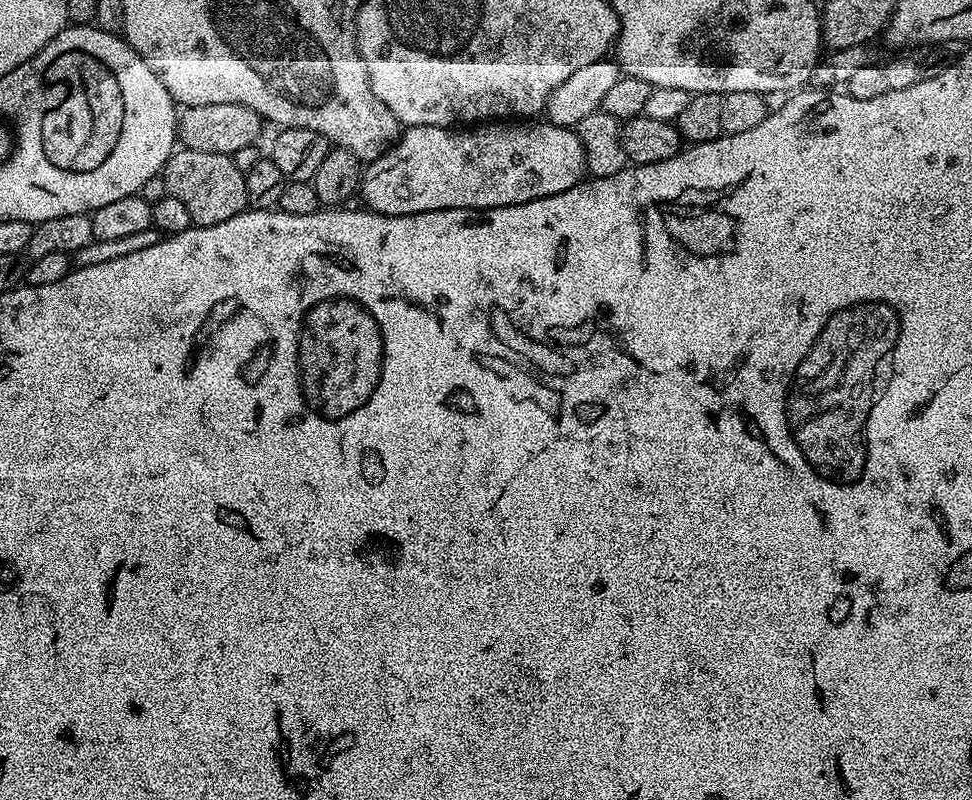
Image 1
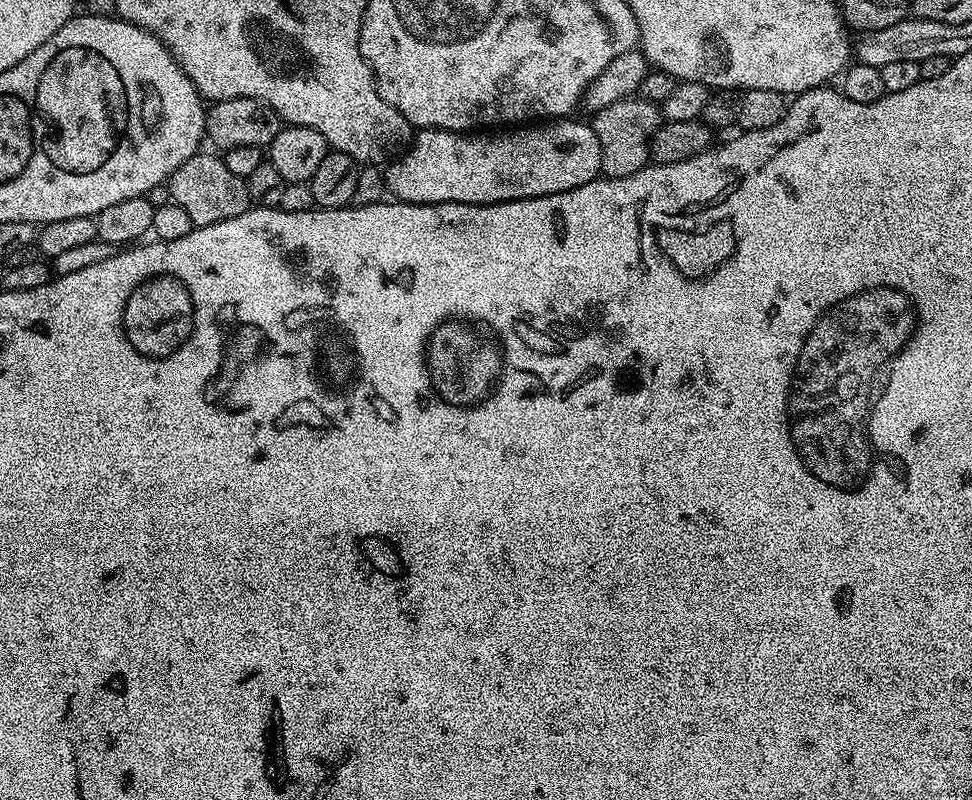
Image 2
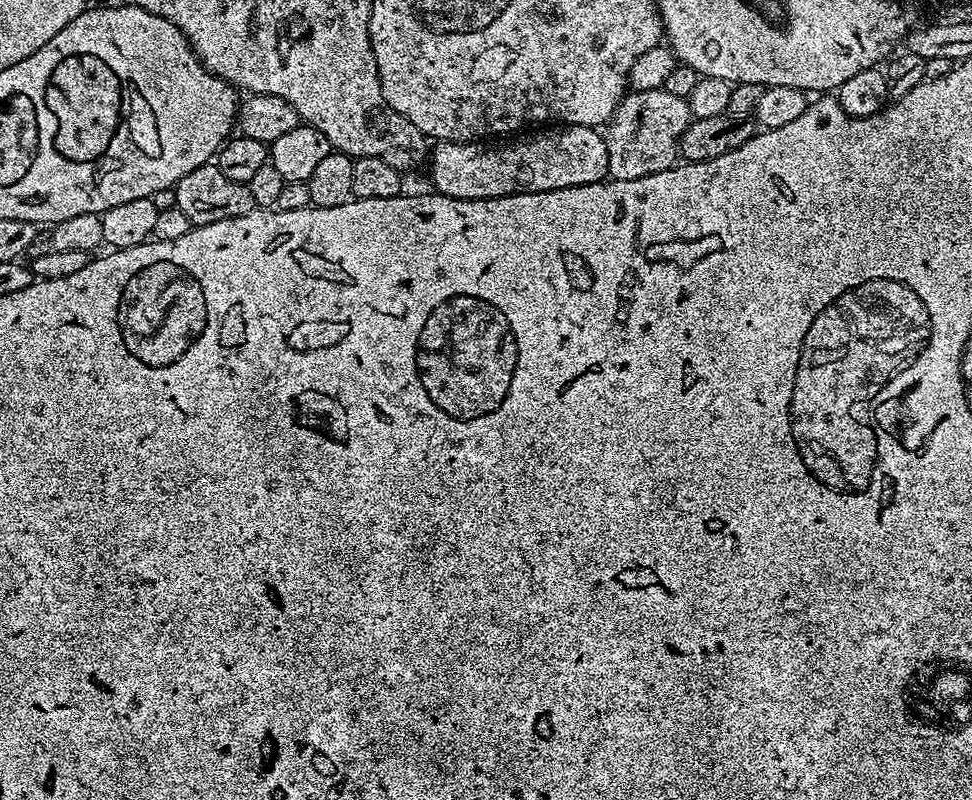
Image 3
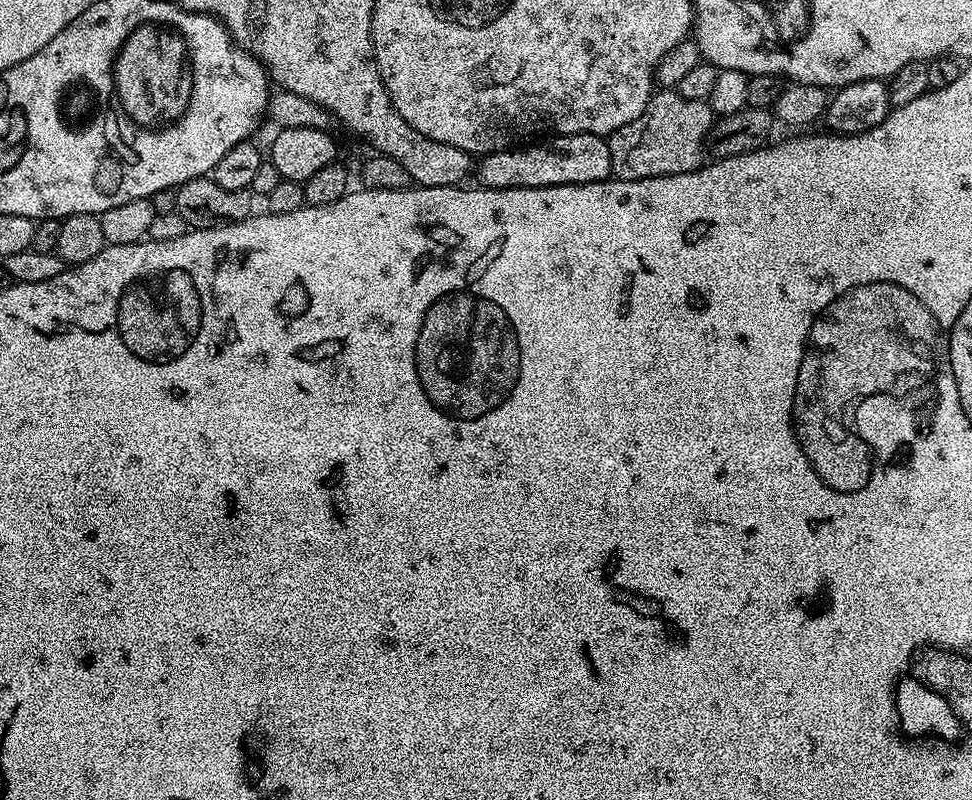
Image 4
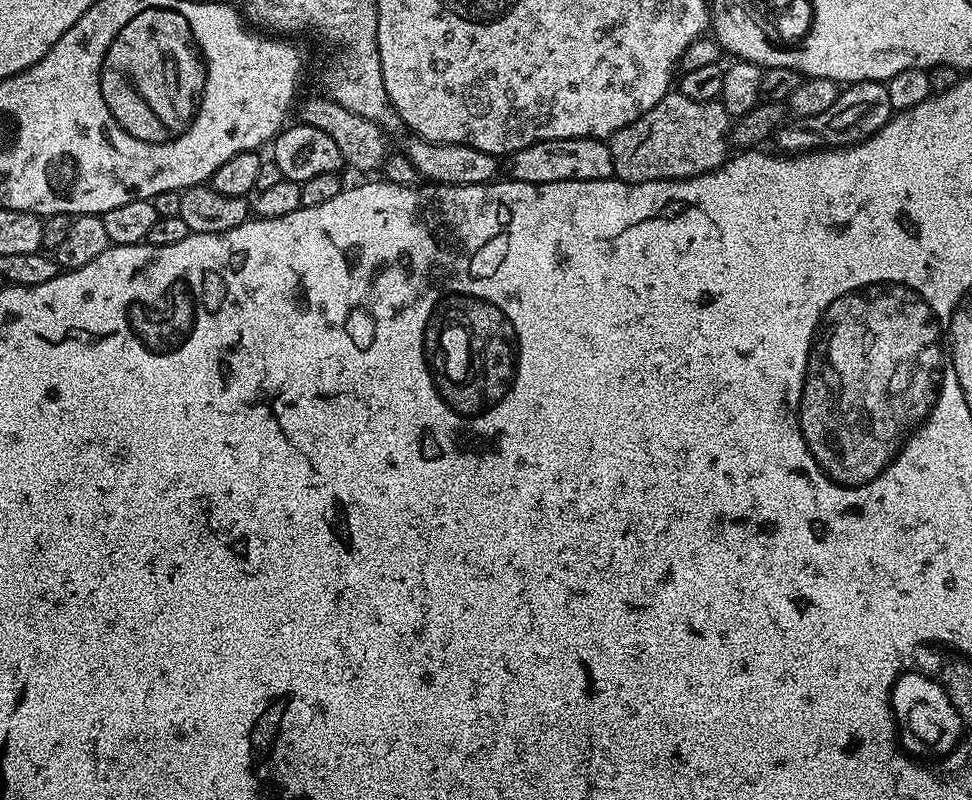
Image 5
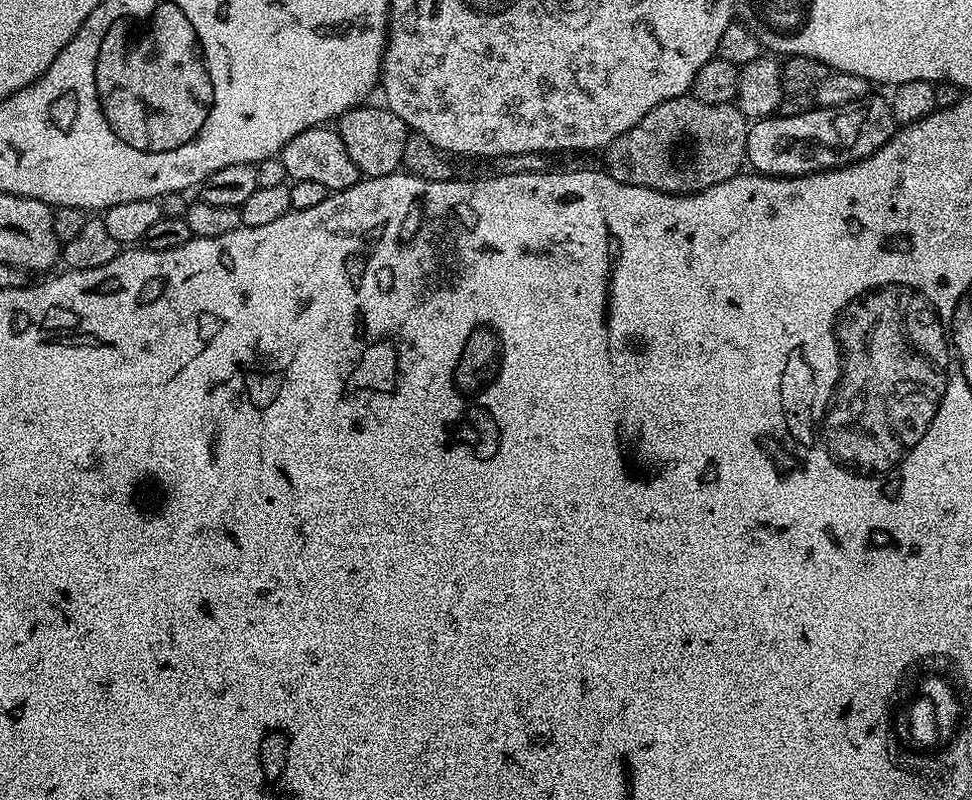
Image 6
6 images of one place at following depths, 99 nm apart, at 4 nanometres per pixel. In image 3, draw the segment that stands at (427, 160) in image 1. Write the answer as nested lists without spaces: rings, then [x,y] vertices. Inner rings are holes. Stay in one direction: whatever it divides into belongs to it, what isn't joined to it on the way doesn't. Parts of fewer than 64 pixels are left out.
[[[570,124],[567,126],[552,126],[547,130],[536,130],[533,136],[524,136],[528,134],[520,134],[515,138],[504,138],[499,142],[469,142],[466,144],[455,144],[449,140],[437,143],[430,152],[430,165],[432,164],[432,184],[437,193],[442,196],[453,196],[454,198],[462,198],[463,200],[485,200],[486,198],[498,198],[499,196],[513,196],[514,194],[522,194],[523,192],[549,192],[550,190],[558,190],[559,188],[573,188],[574,186],[586,186],[587,184],[597,184],[600,180],[609,179],[608,175],[608,155],[606,154],[606,142],[603,135],[597,129],[587,128],[586,126],[578,126]]]

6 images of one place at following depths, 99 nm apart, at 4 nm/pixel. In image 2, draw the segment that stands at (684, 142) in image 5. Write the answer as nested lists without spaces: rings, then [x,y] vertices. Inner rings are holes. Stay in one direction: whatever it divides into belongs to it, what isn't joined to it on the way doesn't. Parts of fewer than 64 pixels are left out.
[[[629,98],[598,110],[590,123],[594,134],[598,134],[598,146],[602,148],[601,173],[608,178],[622,178],[642,170],[649,163],[652,135],[662,123],[662,112],[649,100]]]

